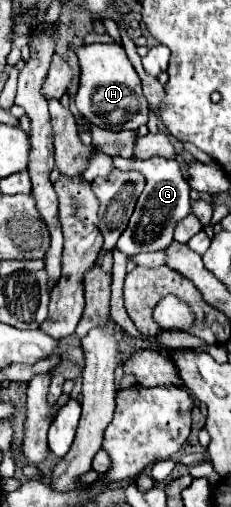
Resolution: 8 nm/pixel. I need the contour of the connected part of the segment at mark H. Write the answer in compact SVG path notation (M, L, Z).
M122 43L84 45L76 49L76 55L80 63L80 85L74 101L82 117L92 121L92 125L110 131L138 129L148 123L148 101L142 95L140 77L128 61Z

